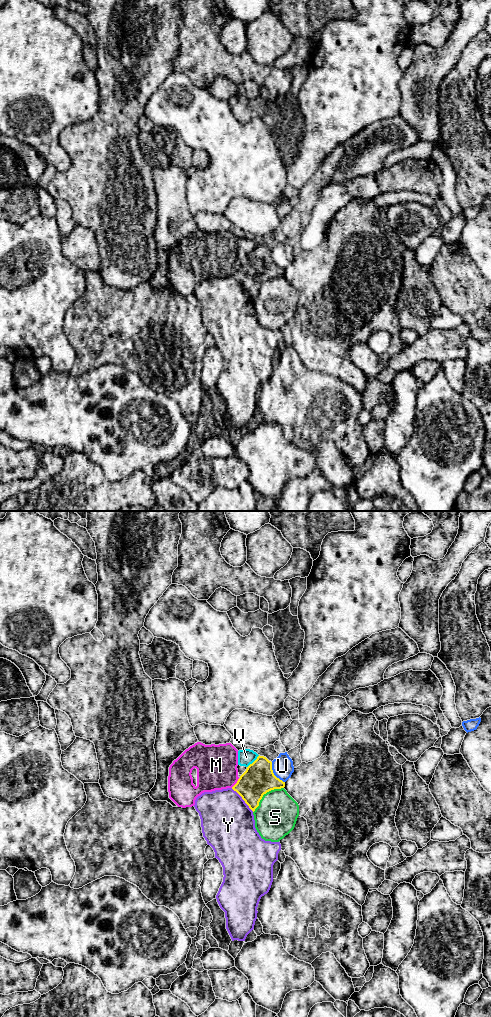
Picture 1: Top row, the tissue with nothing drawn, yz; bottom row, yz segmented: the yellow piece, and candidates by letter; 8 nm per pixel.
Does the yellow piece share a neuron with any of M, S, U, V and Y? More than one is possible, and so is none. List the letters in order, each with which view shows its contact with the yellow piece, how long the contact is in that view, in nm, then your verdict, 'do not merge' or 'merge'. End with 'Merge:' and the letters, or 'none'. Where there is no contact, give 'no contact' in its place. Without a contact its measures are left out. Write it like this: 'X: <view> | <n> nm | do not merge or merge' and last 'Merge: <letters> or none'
M: yz | 100 nm | do not merge
S: yz | 320 nm | do not merge
U: yz | 200 nm | do not merge
V: yz | 140 nm | do not merge
Y: yz | 260 nm | do not merge
Merge: none

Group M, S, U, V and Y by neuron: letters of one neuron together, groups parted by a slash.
M V / S / U / Y

